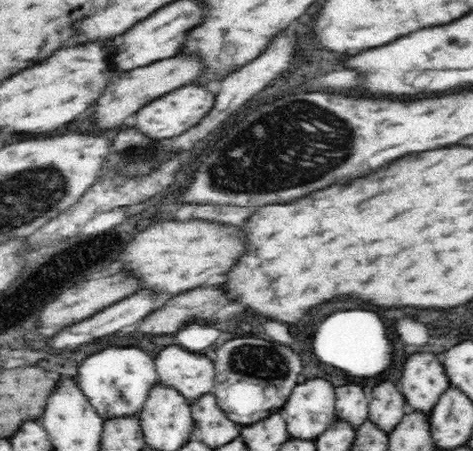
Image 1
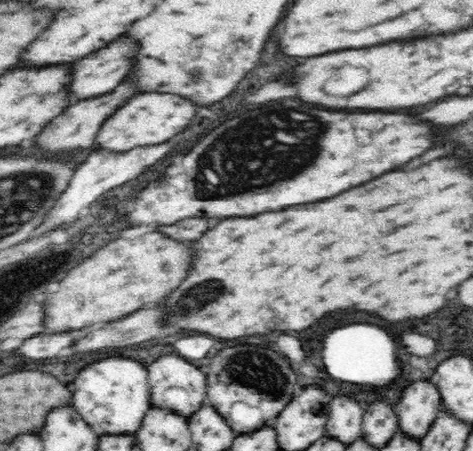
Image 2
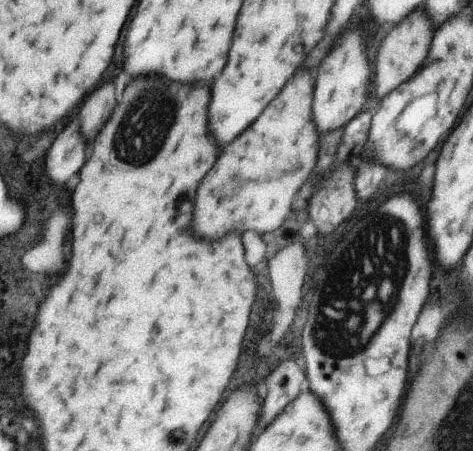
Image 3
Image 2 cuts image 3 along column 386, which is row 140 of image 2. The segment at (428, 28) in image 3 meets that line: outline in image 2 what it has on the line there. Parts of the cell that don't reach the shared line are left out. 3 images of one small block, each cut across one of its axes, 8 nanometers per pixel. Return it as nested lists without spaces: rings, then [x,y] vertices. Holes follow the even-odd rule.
[[[120,84],[112,94],[104,94],[92,100],[82,100],[78,104],[74,104],[72,108],[68,108],[68,112],[64,112],[64,116],[56,116],[56,120],[52,120],[52,124],[48,124],[48,128],[44,128],[38,136],[36,136],[36,146],[42,152],[48,154],[62,154],[62,152],[74,152],[74,150],[82,150],[82,148],[90,148],[94,142],[96,132],[100,130],[100,124],[130,96],[138,94],[138,90],[130,88],[128,84]]]

